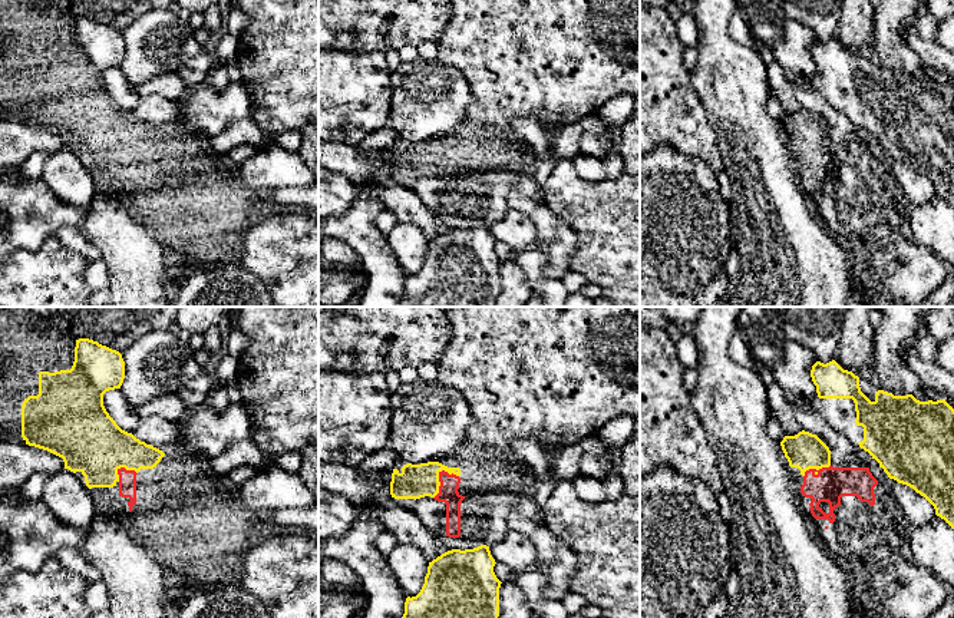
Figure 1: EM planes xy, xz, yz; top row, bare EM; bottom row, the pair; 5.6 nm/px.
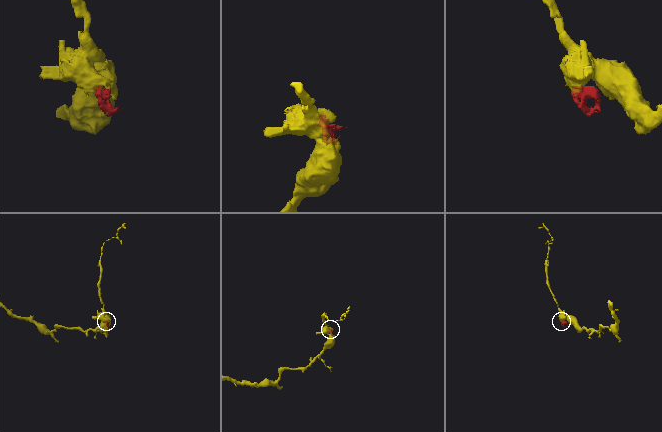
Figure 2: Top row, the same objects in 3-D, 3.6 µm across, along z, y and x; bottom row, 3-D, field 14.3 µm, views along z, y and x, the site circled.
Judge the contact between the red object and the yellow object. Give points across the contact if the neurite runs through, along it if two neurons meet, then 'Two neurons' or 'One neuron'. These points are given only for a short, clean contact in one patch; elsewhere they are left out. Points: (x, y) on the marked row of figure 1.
Boundary: xz (458, 475), (442, 471), (439, 473), (439, 492), (433, 498). Two neurons

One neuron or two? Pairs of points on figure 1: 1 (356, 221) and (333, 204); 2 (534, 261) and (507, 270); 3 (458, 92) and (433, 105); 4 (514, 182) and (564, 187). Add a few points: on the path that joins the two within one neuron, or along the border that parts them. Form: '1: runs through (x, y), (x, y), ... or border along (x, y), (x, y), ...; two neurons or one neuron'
1: border along (357, 188), (353, 205), (345, 214), (333, 218); two neurons
2: border along (514, 260), (534, 291); two neurons
3: runs through (452, 92), (439, 99); one neuron
4: border along (541, 188), (542, 200); two neurons

